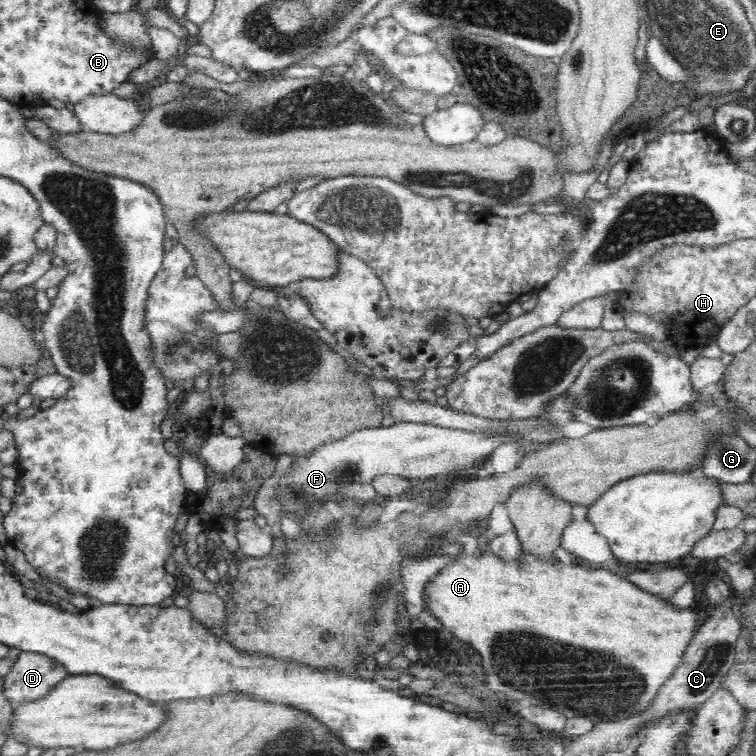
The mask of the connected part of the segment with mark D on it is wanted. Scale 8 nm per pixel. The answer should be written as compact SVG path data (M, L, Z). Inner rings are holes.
M21 651L3 680L5 699L14 708L45 699L69 676L58 661L39 652Z

